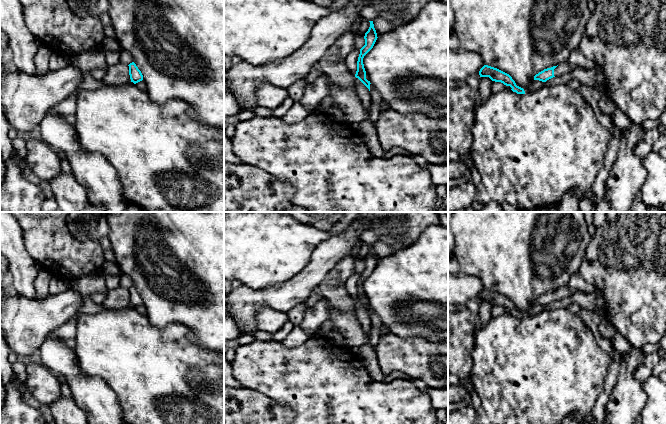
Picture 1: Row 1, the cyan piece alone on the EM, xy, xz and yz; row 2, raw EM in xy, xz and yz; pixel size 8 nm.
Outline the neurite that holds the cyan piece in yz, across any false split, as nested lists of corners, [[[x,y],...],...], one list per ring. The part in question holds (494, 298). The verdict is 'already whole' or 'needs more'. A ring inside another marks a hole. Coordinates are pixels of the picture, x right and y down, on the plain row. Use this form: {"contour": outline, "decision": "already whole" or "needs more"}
{"contour": [[[484,289],[480,293],[479,299],[480,301],[489,301],[492,305],[501,306],[506,310],[510,310],[512,312],[511,314],[513,316],[516,316],[517,318],[525,318],[524,313],[517,310],[515,305],[512,303],[512,301],[509,298],[497,292]]], "decision": "already whole"}

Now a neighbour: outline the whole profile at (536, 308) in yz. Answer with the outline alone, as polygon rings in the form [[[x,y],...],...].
[[[539,304],[532,305],[527,312],[524,313],[525,317],[529,317],[534,314],[538,314],[545,310],[545,307]]]

